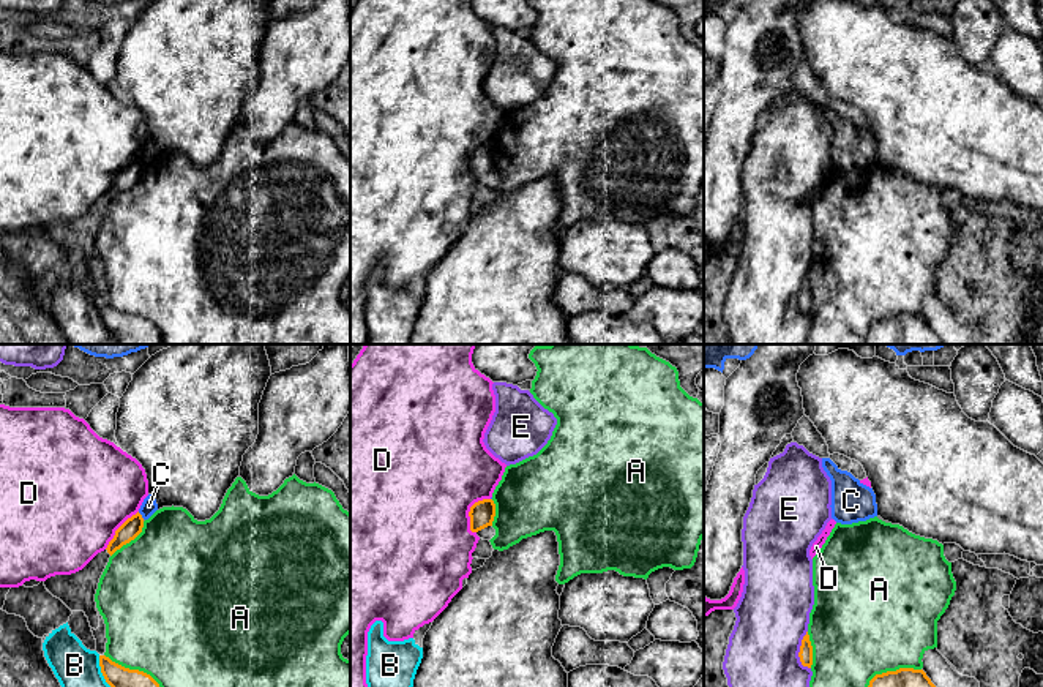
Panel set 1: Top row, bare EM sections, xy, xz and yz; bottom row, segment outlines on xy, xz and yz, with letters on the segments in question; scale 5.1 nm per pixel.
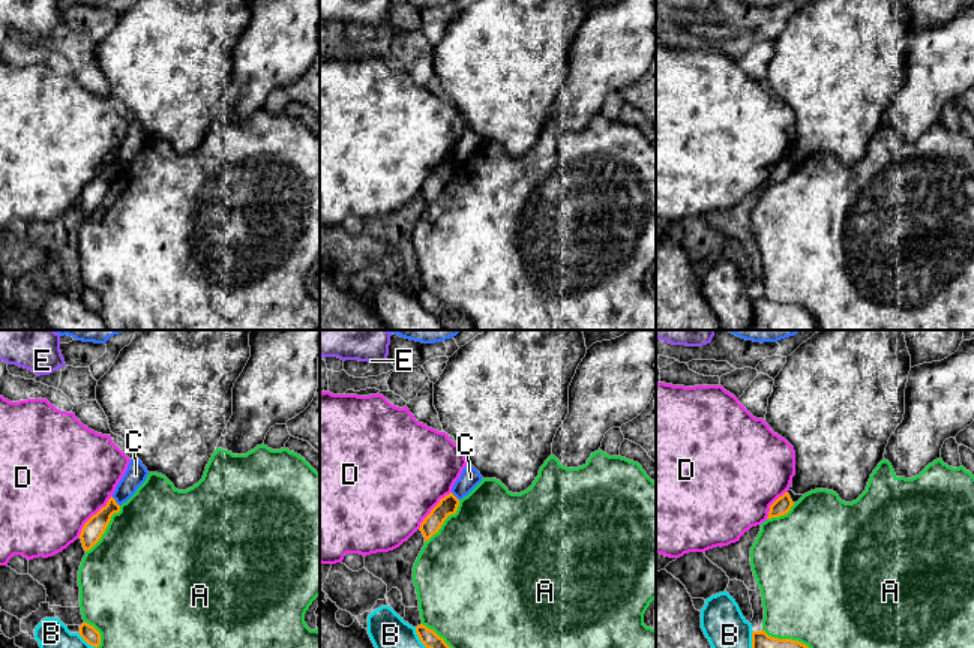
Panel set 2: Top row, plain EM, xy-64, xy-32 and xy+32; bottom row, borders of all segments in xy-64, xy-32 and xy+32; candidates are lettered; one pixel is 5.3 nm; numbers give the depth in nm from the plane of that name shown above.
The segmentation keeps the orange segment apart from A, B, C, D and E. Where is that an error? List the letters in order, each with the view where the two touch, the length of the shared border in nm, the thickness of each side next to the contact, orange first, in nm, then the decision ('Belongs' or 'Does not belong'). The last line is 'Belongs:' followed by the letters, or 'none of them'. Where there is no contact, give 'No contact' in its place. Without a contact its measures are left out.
A: Touches orange in xy. Shared border 340 nm. Thickness 120 nm (orange) against 480 nm. Does not belong
B: Touches orange in xy. Shared border 170 nm. Thickness 120 nm (orange) against 220 nm. Does not belong
C: Touches orange in xy. Shared border 50 nm. Thickness 100 nm (orange) against 80 nm. Does not belong
D: Touches orange in xz. Shared border 200 nm. Thickness 130 nm (orange) against 480 nm. Does not belong
E: Touches orange in yz. Shared border 200 nm. Thickness 70 nm (orange) against 360 nm. Does not belong
Belongs: none of them

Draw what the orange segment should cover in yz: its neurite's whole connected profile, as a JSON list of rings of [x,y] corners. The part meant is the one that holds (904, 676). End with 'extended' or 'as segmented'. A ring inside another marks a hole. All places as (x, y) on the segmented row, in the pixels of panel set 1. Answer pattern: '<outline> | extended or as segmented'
[[[899,668],[876,674],[868,687],[936,687],[923,670]]] | as segmented

